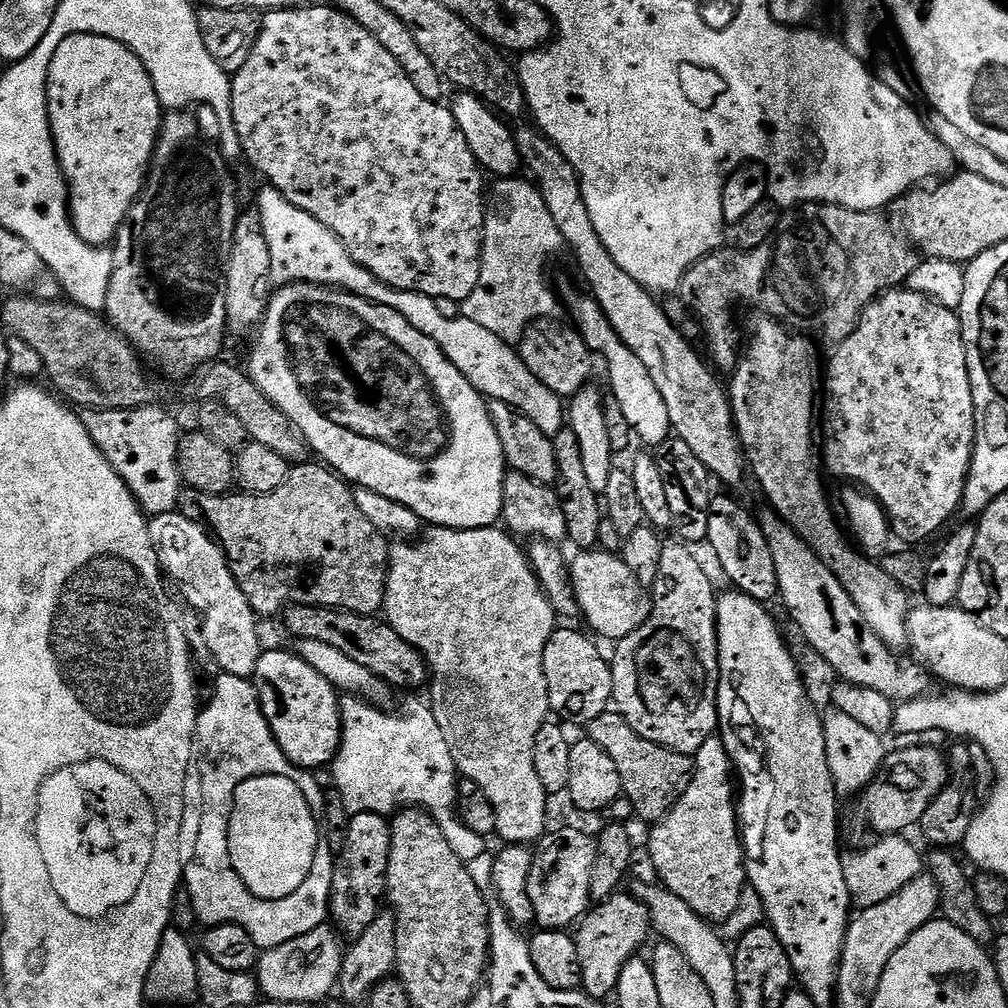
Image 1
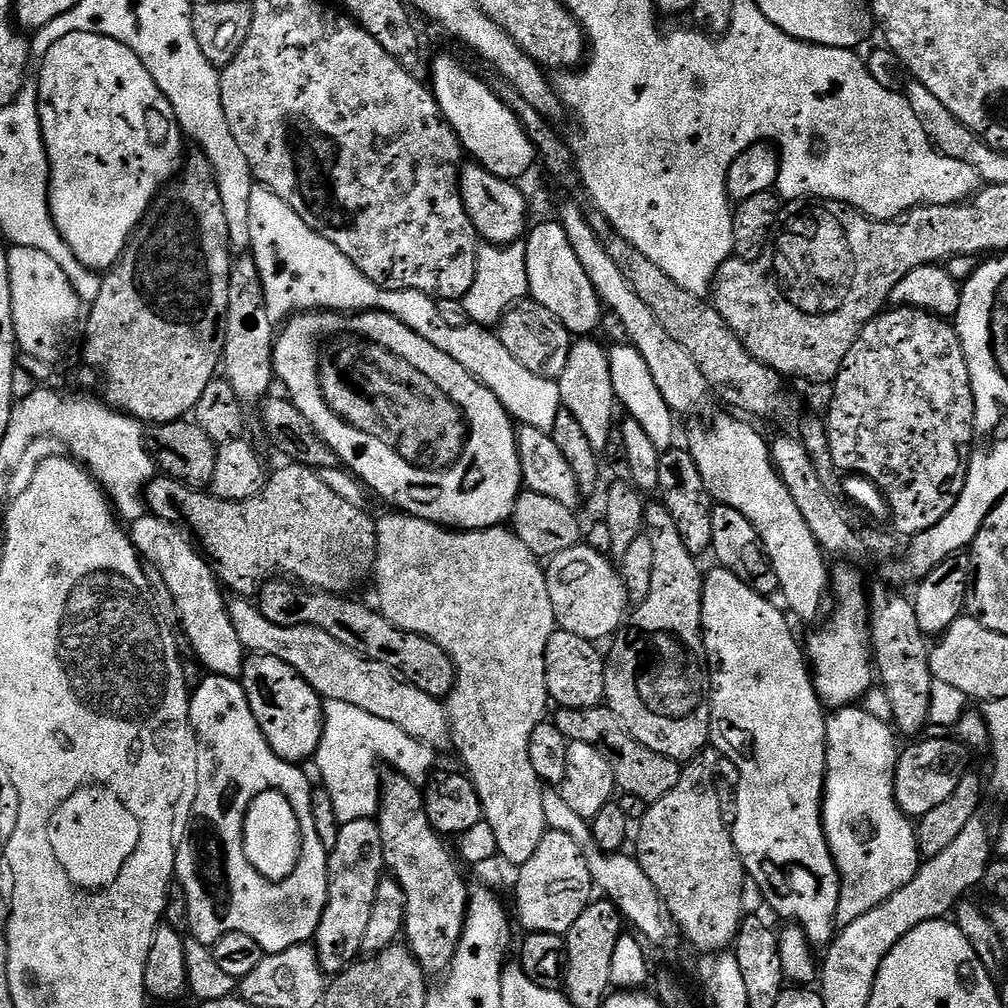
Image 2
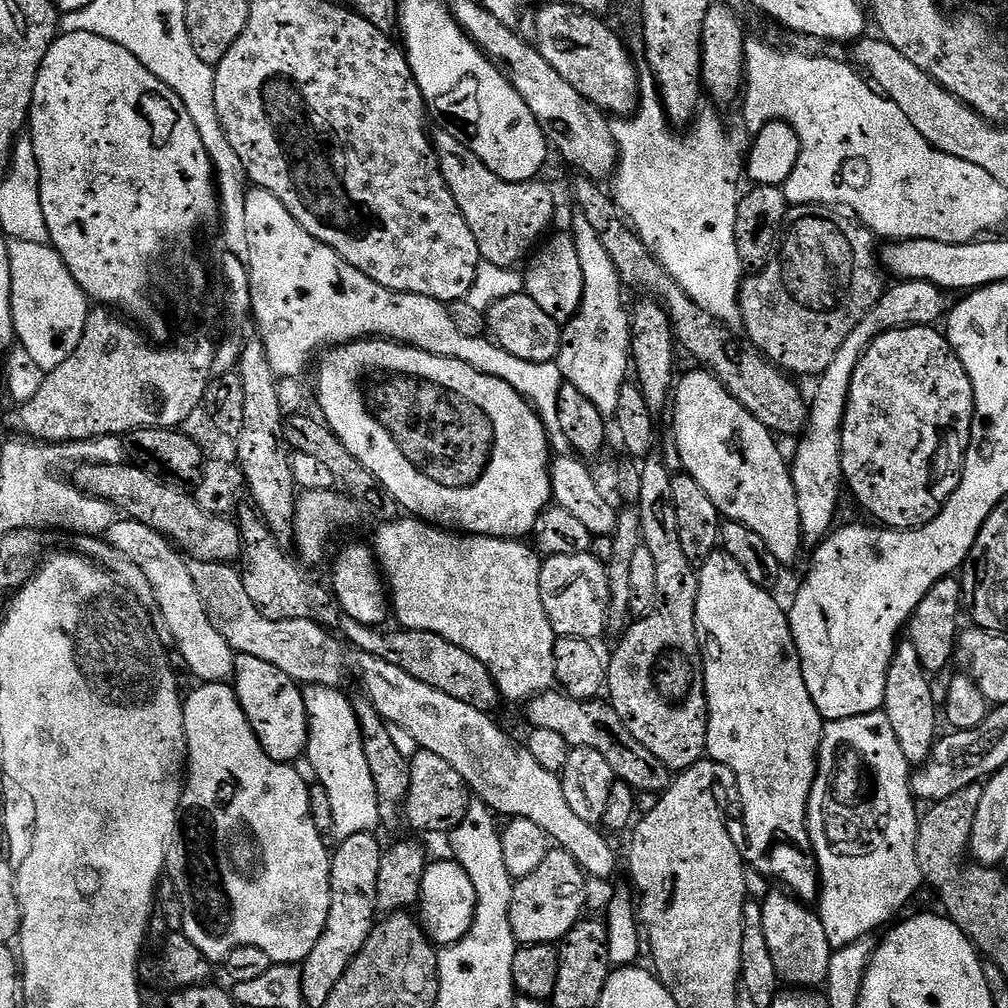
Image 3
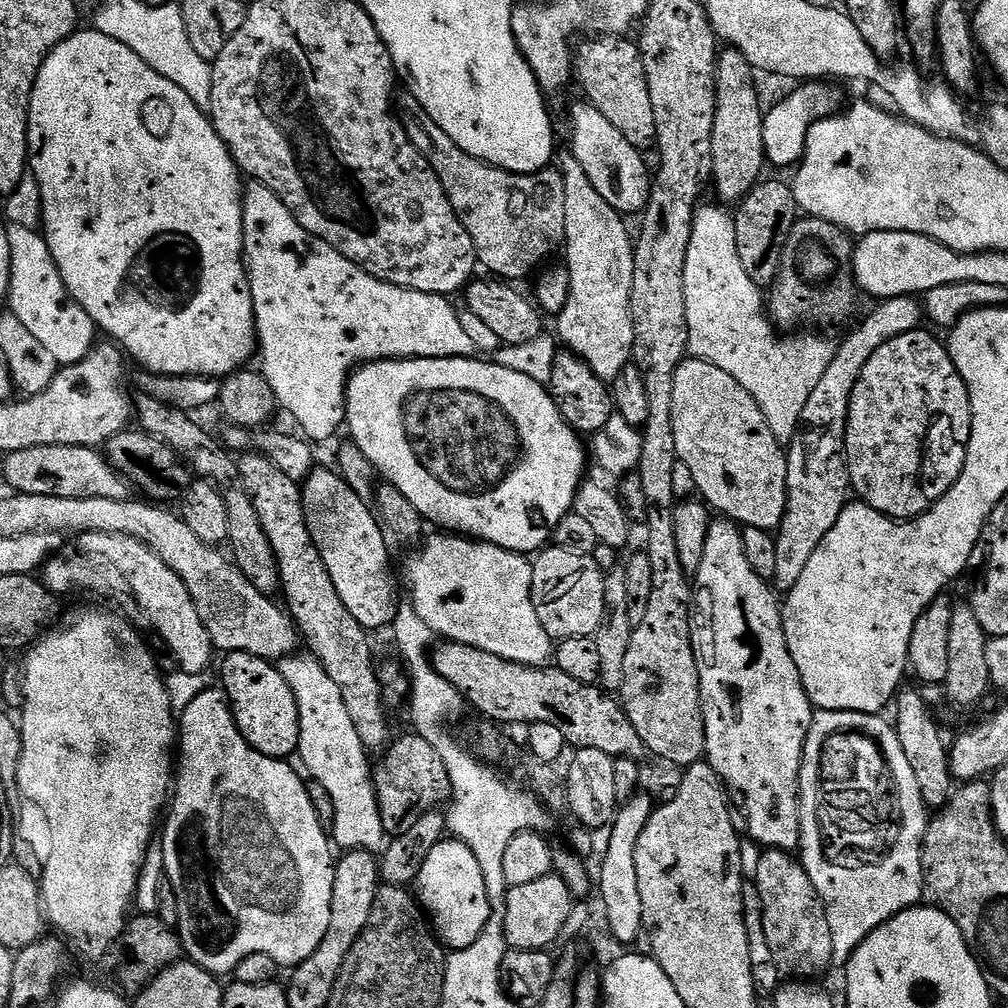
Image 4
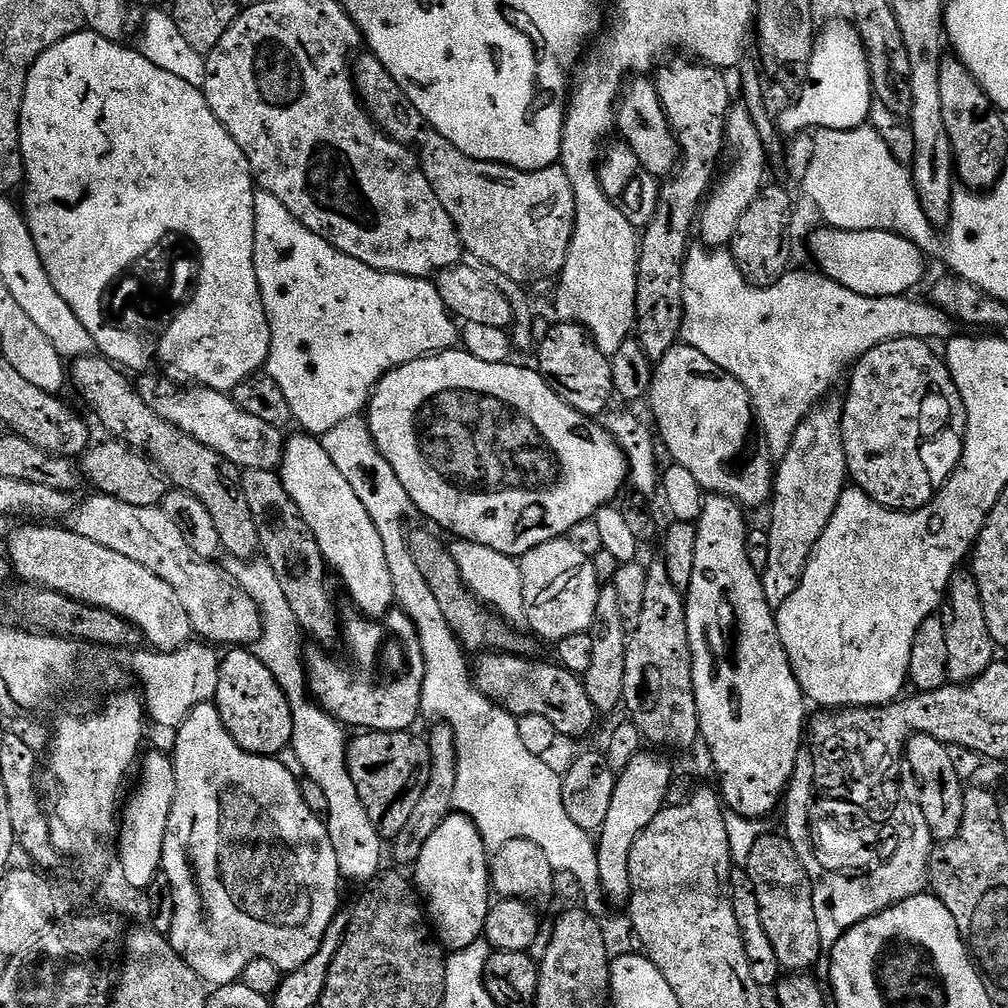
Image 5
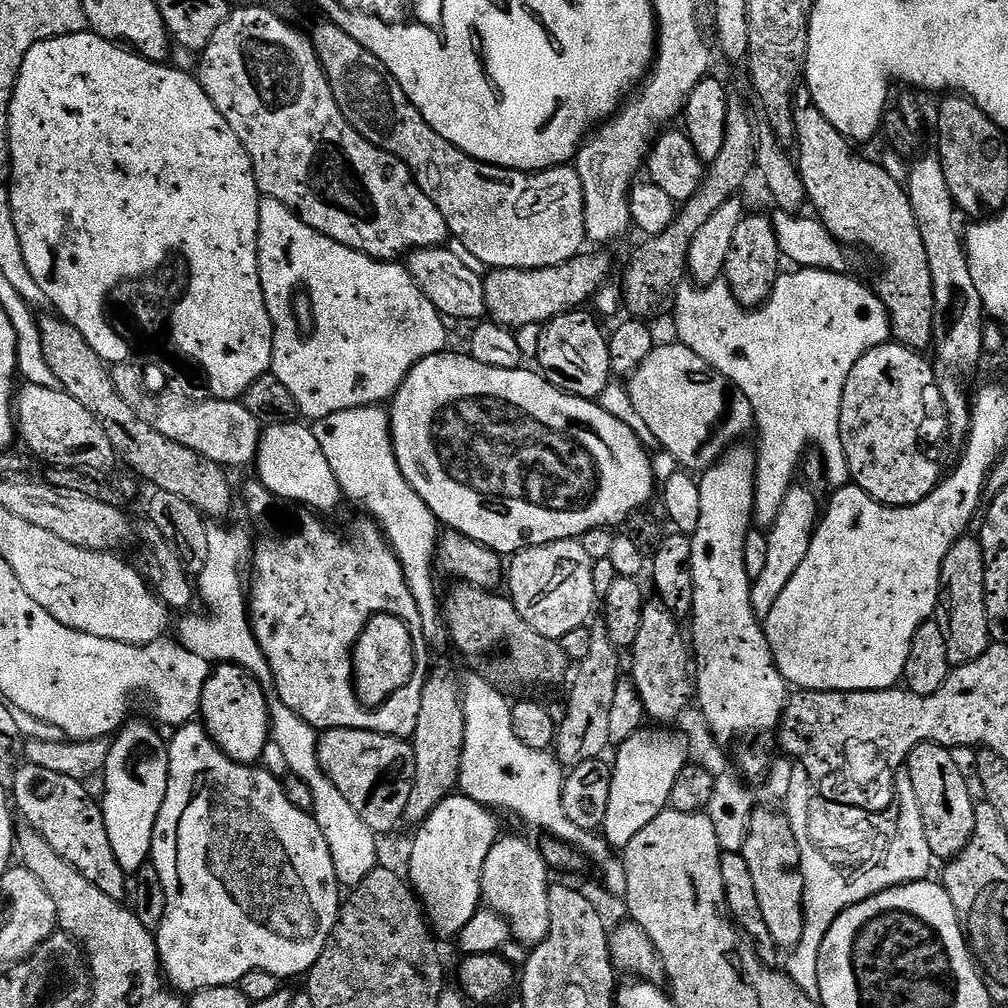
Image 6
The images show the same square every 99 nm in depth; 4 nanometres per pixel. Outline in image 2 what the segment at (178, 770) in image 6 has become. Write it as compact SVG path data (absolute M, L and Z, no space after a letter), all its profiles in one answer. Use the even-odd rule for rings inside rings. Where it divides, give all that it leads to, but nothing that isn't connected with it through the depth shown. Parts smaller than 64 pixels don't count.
M205 675L205 680L200 685L195 685L188 702L188 719L192 721L192 730L196 733L196 801L192 804L192 833L188 840L181 839L176 849L176 875L179 887L184 889L186 902L188 903L188 917L190 918L191 935L198 942L206 945L213 945L219 942L223 936L228 934L246 934L249 938L254 938L258 946L262 946L265 954L290 950L299 944L307 944L313 939L320 925L320 919L326 906L328 897L328 854L329 852L322 846L322 838L318 838L318 830L314 830L314 814L312 813L312 790L313 785L308 784L304 777L304 768L288 764L266 742L262 734L262 726L258 726L258 718L254 718L254 710L250 710L250 702L246 698L246 690L239 679L231 676ZM246 836L305 836L307 843L304 845L304 854L298 858L298 866L294 866L280 881L271 881L264 877L251 865L246 856Z

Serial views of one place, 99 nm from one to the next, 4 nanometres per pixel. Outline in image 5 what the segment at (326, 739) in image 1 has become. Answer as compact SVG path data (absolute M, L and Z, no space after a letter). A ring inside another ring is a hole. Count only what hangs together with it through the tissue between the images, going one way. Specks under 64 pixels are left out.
M240 646L229 652L232 653L228 657L225 655L220 661L218 690L214 701L224 728L234 738L234 742L238 742L238 746L251 756L279 757L281 755L279 752L283 748L287 749L292 743L292 715L286 694L280 689L278 682L274 682L274 674L266 670L266 666L255 651Z

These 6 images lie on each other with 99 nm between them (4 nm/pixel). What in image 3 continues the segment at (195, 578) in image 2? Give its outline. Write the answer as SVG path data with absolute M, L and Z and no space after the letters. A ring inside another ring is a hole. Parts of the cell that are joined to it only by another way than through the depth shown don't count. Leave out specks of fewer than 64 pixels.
M135 522L129 523L127 526L129 528L125 530L124 536L113 535L110 543L118 550L122 550L122 554L126 554L126 558L134 558L134 562L142 570L142 574L146 574L150 596L156 599L156 604L160 607L161 617L159 616L159 619L162 624L162 619L164 619L165 625L163 624L163 627L166 632L166 627L168 627L169 633L167 632L167 635L170 640L170 635L172 635L172 640L176 643L176 648L180 651L181 658L188 663L189 670L197 676L197 681L206 684L231 681L236 671L237 653L233 652L232 647L226 642L226 638L222 638L222 634L218 634L218 630L214 630L214 622L210 622L210 618L206 614L206 606L198 594L198 586L194 586L194 578L190 578L189 563L161 532L156 532L145 524Z

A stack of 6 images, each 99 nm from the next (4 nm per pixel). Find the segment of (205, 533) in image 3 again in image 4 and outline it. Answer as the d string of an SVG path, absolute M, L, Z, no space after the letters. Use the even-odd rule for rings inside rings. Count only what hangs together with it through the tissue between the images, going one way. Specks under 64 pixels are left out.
M30 446L30 450L14 450L3 457L4 480L13 493L22 496L49 496L50 498L106 498L127 500L130 485L112 464L103 451L86 446Z

